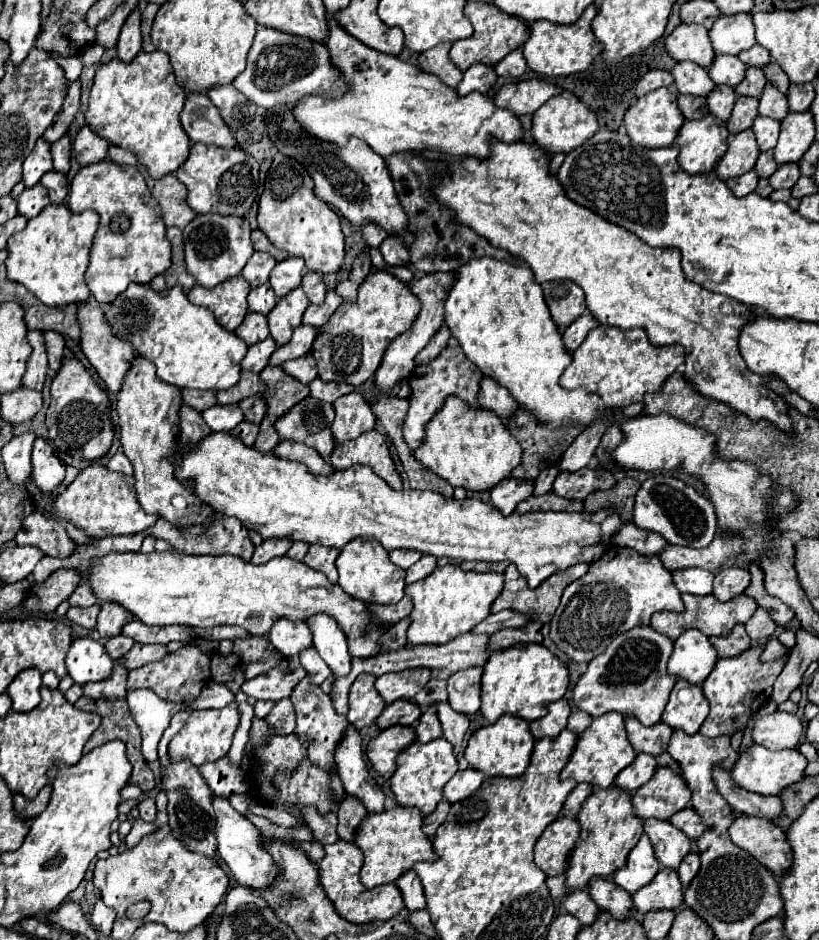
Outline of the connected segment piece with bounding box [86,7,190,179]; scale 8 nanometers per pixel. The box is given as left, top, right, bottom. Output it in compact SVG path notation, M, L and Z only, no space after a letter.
M136 7L128 15L116 45L118 59L126 63L114 57L112 61L102 63L96 69L86 123L100 137L134 153L138 161L146 165L148 173L158 179L164 173L174 173L186 161L190 151L190 139L180 123L180 113L186 103L186 91L174 81L174 71L164 51L140 51L140 13L140 7Z

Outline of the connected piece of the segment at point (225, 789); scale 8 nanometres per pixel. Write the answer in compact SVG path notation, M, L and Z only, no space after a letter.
M226 757L214 763L204 763L198 767L198 771L208 781L212 793L218 797L230 797L232 793L248 793L246 771L230 765Z

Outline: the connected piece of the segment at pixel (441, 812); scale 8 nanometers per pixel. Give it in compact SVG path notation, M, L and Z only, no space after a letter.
M442 799L442 801L438 803L436 811L434 811L432 815L426 815L426 817L424 817L422 831L424 831L428 837L432 837L432 835L436 833L436 829L438 829L438 827L444 823L444 819L446 819L448 811L450 811L450 803L448 803L446 799Z

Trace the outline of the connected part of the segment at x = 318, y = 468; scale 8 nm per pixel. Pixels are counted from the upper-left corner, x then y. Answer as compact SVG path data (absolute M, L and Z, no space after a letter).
M280 441L272 453L280 459L286 459L286 461L304 463L314 475L332 475L334 473L334 469L330 465L326 467L326 461L312 447L308 447L304 443Z

